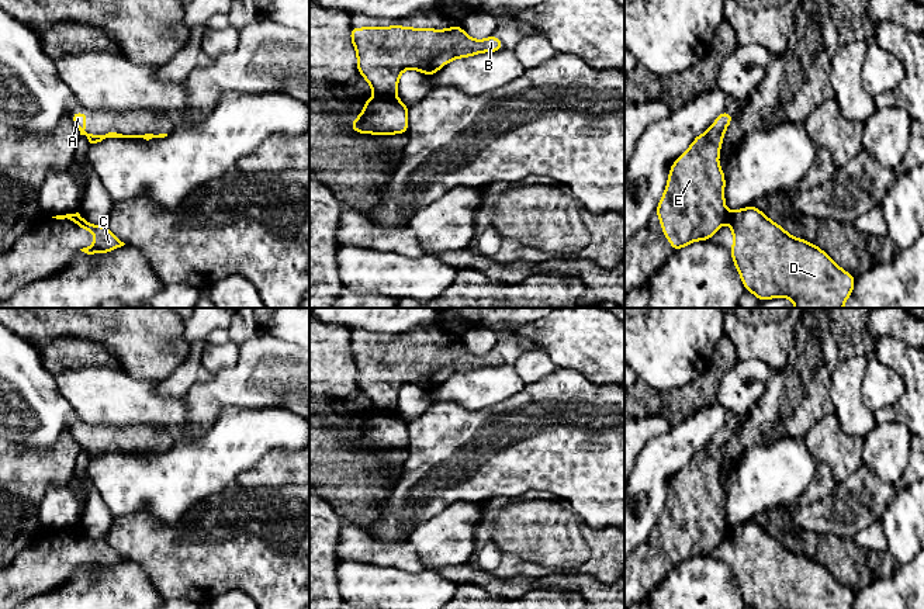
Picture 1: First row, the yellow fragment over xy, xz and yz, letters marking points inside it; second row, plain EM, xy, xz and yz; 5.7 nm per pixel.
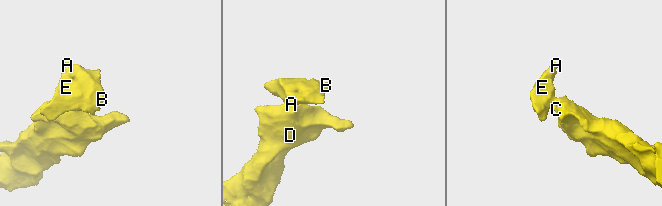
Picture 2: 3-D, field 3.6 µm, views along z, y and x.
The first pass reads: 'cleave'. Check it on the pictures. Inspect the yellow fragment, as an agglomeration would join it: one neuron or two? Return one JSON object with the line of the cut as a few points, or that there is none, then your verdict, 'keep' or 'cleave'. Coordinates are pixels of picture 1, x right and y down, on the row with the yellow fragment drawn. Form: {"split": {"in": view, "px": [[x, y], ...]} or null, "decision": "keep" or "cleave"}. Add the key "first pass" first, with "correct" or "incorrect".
{"first pass": "correct", "split": {"in": "xz", "px": [[380, 96], [394, 97]]}, "decision": "cleave"}

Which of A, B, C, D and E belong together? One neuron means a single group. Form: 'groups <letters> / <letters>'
groups A B E / C D

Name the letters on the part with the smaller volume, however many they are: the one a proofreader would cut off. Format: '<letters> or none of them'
A, B, E

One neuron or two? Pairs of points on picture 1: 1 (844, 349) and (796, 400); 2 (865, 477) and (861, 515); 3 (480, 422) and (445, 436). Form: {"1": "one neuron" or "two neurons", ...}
{"1": "one neuron", "2": "one neuron", "3": "one neuron"}

